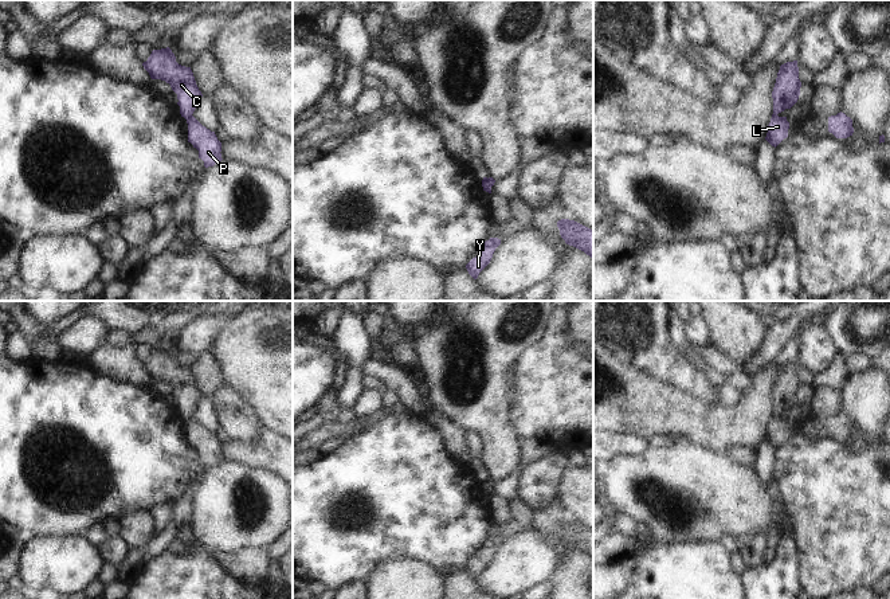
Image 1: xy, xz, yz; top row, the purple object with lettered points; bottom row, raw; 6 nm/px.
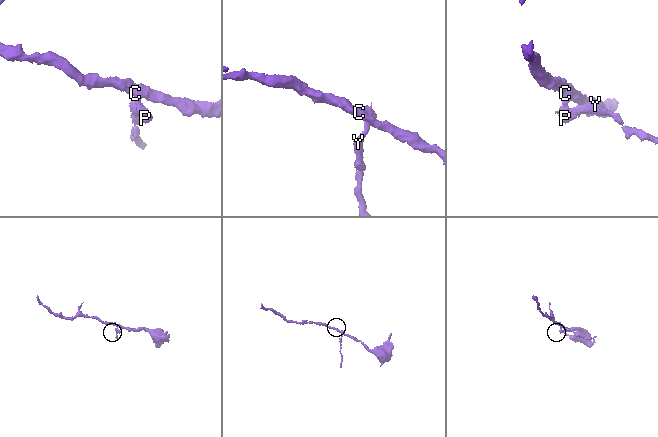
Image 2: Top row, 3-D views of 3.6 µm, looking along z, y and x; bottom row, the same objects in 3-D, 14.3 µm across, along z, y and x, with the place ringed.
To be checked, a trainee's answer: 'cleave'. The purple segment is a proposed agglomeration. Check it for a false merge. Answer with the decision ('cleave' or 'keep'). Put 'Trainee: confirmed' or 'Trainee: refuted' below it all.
cleave
Trainee: confirmed

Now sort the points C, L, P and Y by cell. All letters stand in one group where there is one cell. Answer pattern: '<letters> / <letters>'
C / L P Y

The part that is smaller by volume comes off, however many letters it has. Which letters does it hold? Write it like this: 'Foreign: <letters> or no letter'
Foreign: L, P, Y

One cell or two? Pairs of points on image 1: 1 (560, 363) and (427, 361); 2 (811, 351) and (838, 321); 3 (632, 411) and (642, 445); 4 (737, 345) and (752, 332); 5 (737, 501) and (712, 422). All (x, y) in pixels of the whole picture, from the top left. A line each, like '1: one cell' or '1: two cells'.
1: two cells
2: two cells
3: two cells
4: one cell
5: two cells

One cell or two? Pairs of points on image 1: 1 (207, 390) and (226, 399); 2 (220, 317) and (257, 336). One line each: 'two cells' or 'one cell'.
1: two cells
2: two cells

